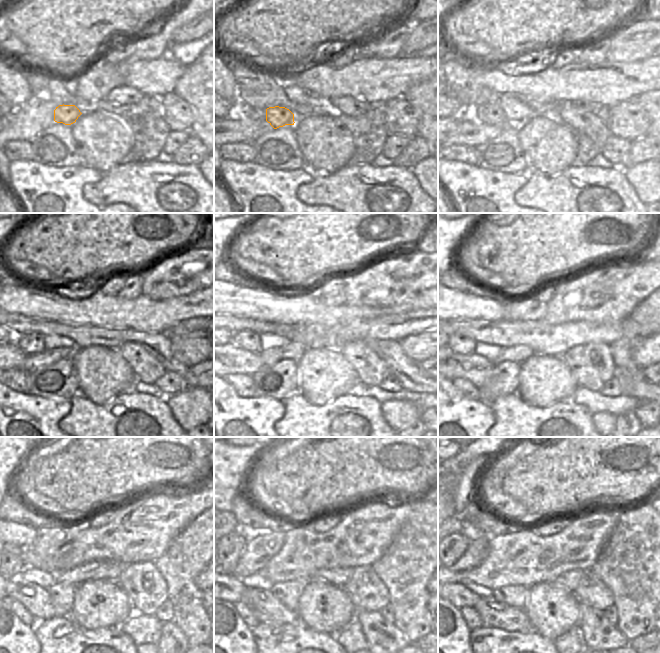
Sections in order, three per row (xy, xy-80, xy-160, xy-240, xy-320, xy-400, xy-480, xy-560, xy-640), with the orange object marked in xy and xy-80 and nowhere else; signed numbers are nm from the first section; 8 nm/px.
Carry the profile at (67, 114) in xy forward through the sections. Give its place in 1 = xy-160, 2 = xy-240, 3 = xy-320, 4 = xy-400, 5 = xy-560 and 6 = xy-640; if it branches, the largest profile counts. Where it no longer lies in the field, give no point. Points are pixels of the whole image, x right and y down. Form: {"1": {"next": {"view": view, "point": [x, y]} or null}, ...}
{"1": {"next": {"view": "xy-160", "point": [491, 113]}}, "2": {"next": {"view": "xy-240", "point": [31, 343]}}, "3": {"next": {"view": "xy-320", "point": [248, 340]}}, "4": {"next": {"view": "xy-400", "point": [460, 343]}}, "5": {"next": {"view": "xy-560", "point": [234, 543]}}, "6": {"next": {"view": "xy-640", "point": [458, 543]}}}

